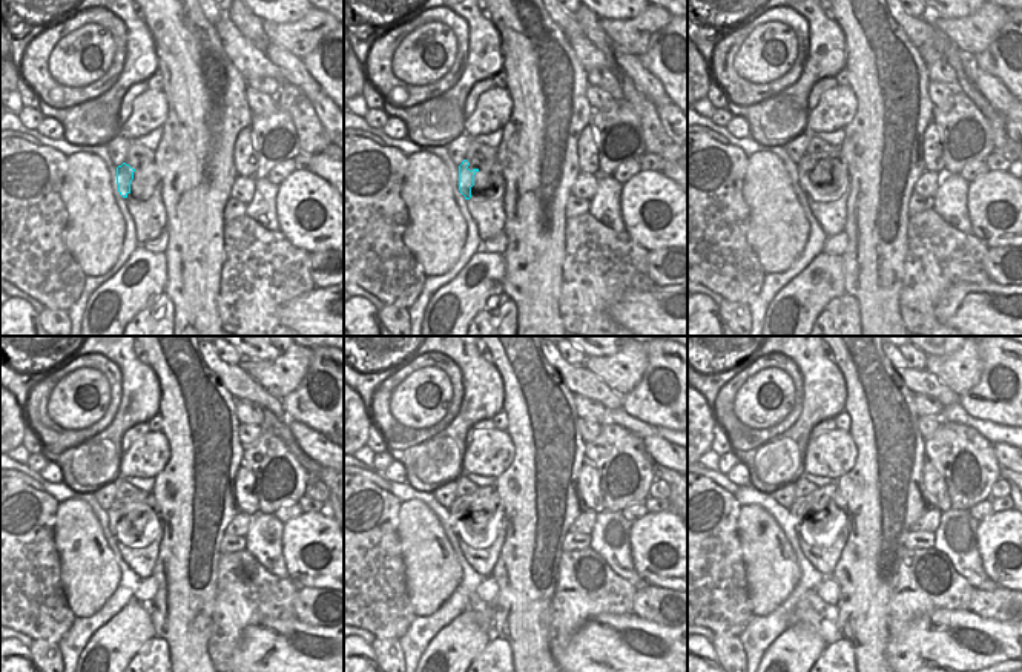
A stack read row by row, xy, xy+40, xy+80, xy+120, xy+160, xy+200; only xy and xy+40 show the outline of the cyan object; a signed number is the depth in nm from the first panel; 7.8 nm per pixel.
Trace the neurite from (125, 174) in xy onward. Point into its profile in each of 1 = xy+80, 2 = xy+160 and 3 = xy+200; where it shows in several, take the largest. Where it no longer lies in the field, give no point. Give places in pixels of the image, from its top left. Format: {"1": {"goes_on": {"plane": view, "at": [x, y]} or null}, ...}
{"1": {"goes_on": {"plane": "xy+80", "at": [804, 166]}}, "2": {"goes_on": {"plane": "xy+160", "at": [462, 507]}}, "3": {"goes_on": {"plane": "xy+200", "at": [829, 493]}}}

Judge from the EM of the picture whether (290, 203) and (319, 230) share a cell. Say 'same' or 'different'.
same

